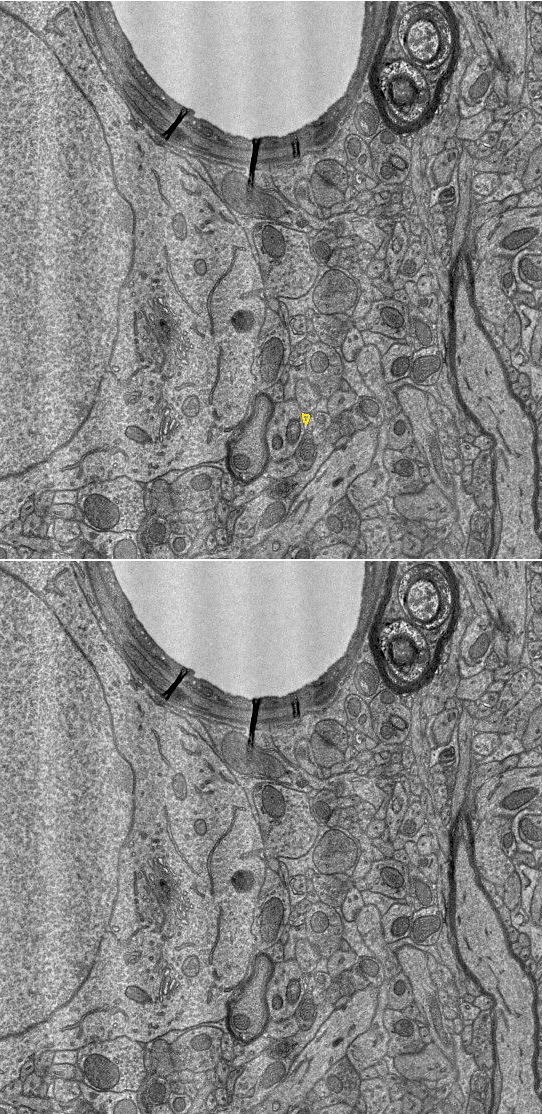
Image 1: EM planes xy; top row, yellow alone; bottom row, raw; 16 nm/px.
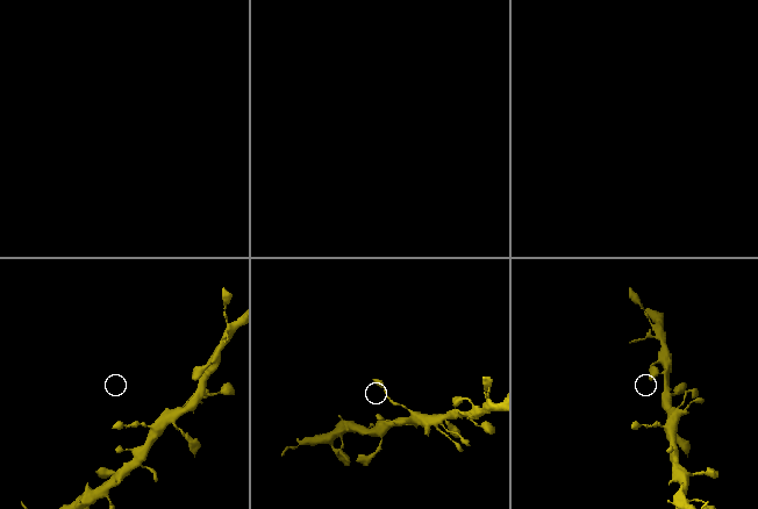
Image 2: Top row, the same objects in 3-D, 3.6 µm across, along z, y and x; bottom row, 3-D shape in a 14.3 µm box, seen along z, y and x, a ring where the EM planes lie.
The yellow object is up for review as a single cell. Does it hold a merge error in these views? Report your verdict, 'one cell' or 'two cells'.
one cell

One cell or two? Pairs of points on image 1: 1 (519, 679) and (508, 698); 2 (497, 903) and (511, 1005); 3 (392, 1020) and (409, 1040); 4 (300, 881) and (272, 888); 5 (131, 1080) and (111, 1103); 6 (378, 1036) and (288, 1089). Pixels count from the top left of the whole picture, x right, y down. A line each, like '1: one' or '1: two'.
1: one
2: two
3: one
4: two
5: two
6: two

